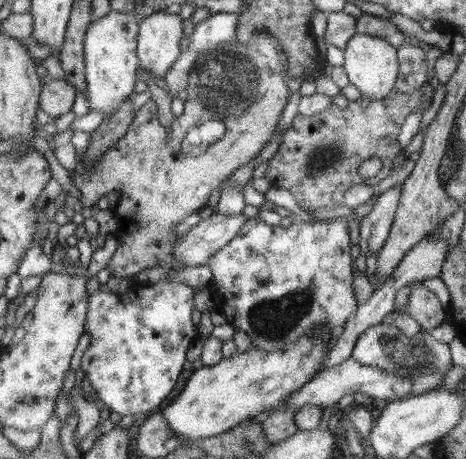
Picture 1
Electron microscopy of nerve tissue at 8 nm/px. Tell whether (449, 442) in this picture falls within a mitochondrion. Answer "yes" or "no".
no

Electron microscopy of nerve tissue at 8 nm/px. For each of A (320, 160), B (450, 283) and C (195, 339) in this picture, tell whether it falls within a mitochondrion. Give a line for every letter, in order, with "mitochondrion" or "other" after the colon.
A: mitochondrion
B: other
C: other

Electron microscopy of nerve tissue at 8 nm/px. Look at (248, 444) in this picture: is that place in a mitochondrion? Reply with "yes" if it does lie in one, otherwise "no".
yes

